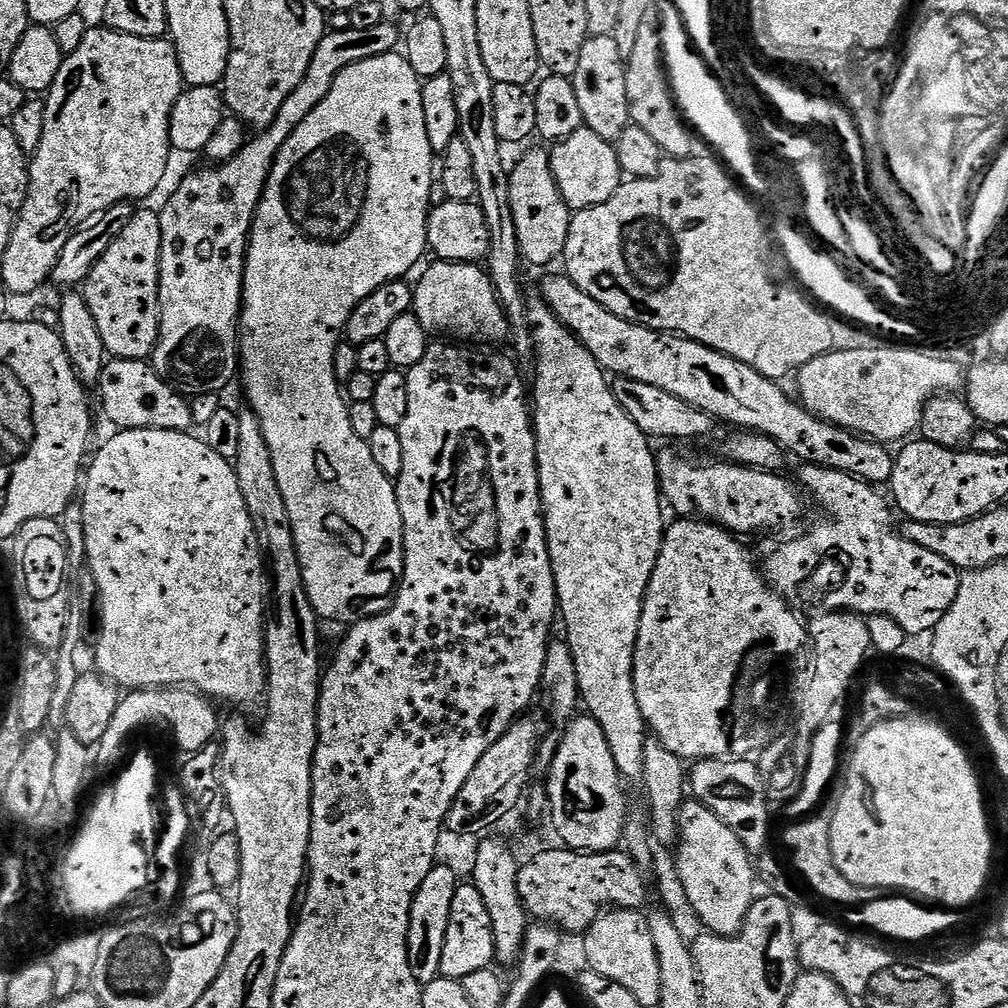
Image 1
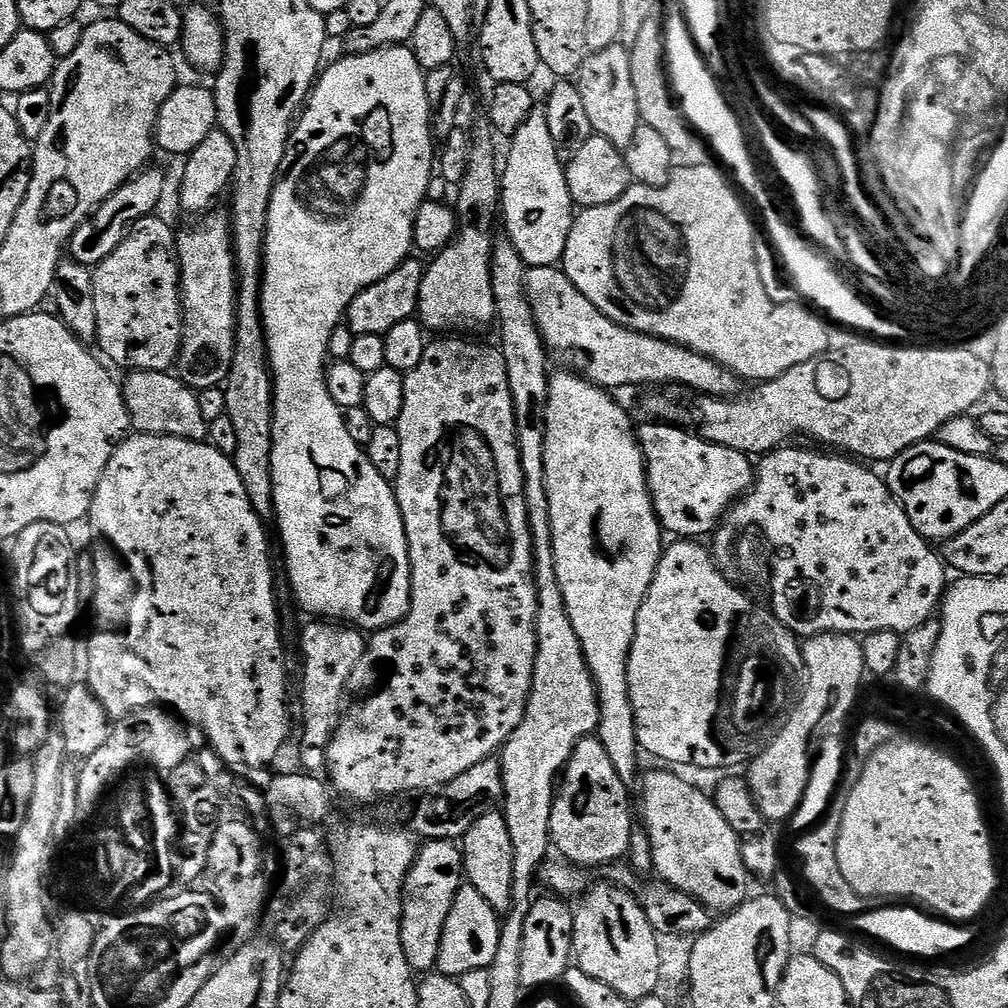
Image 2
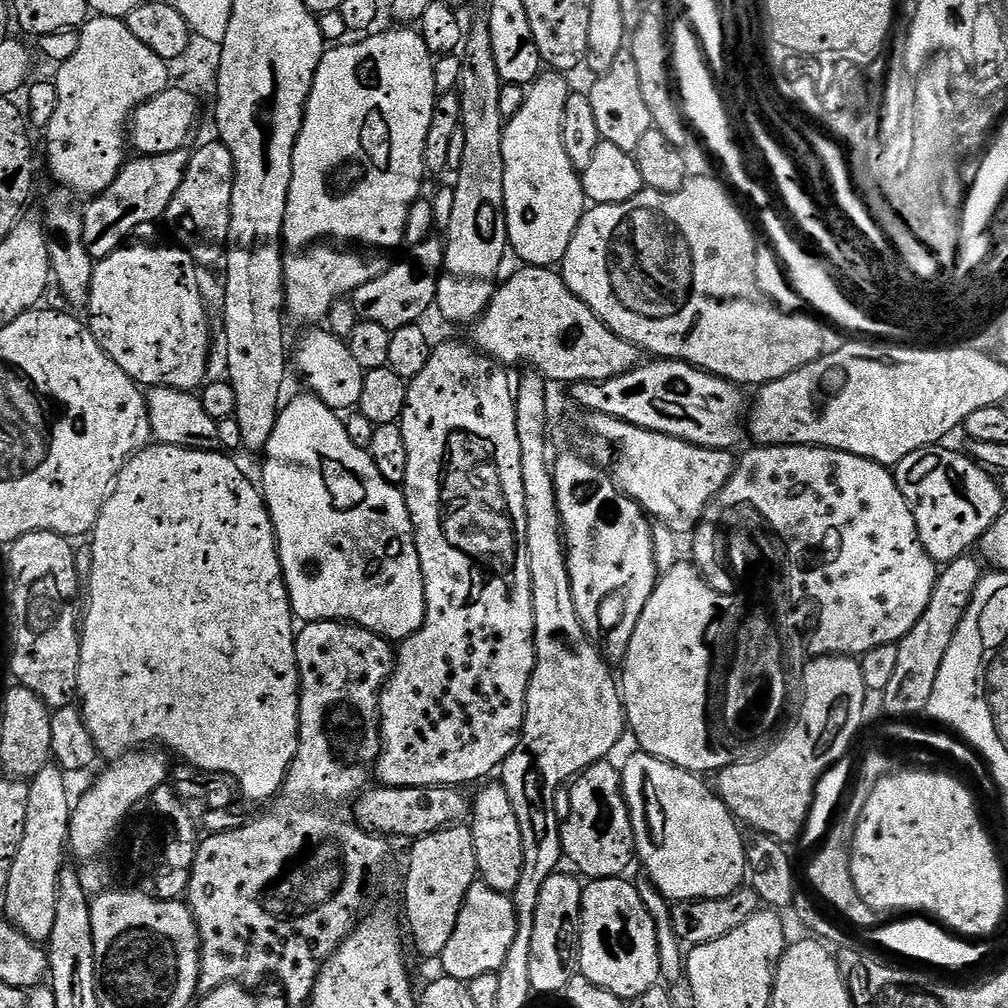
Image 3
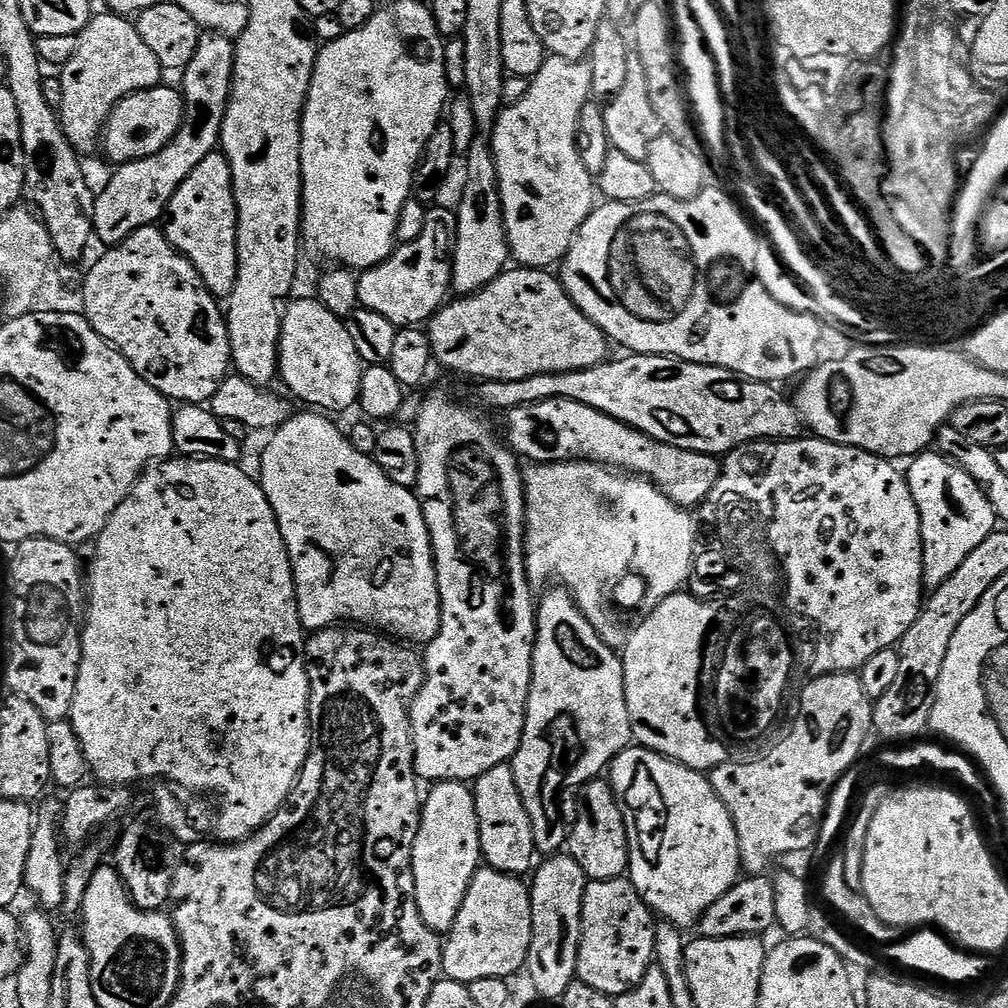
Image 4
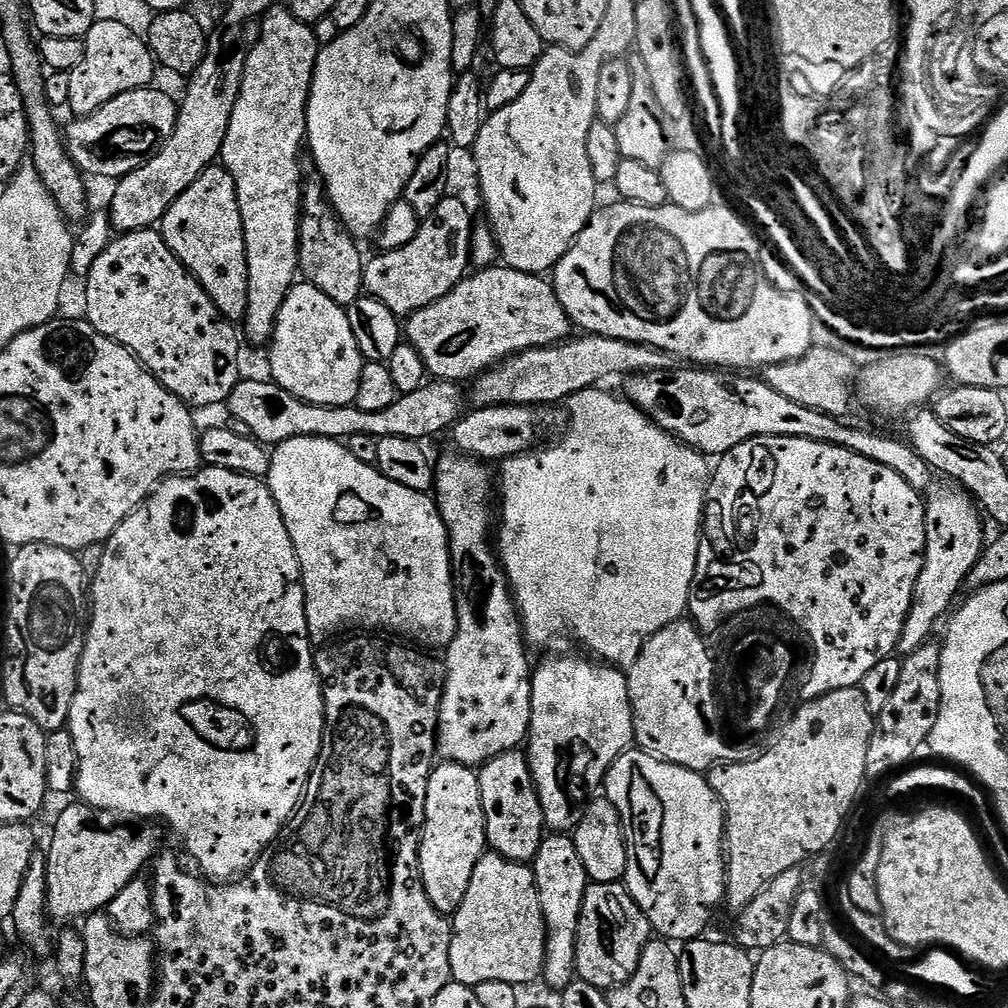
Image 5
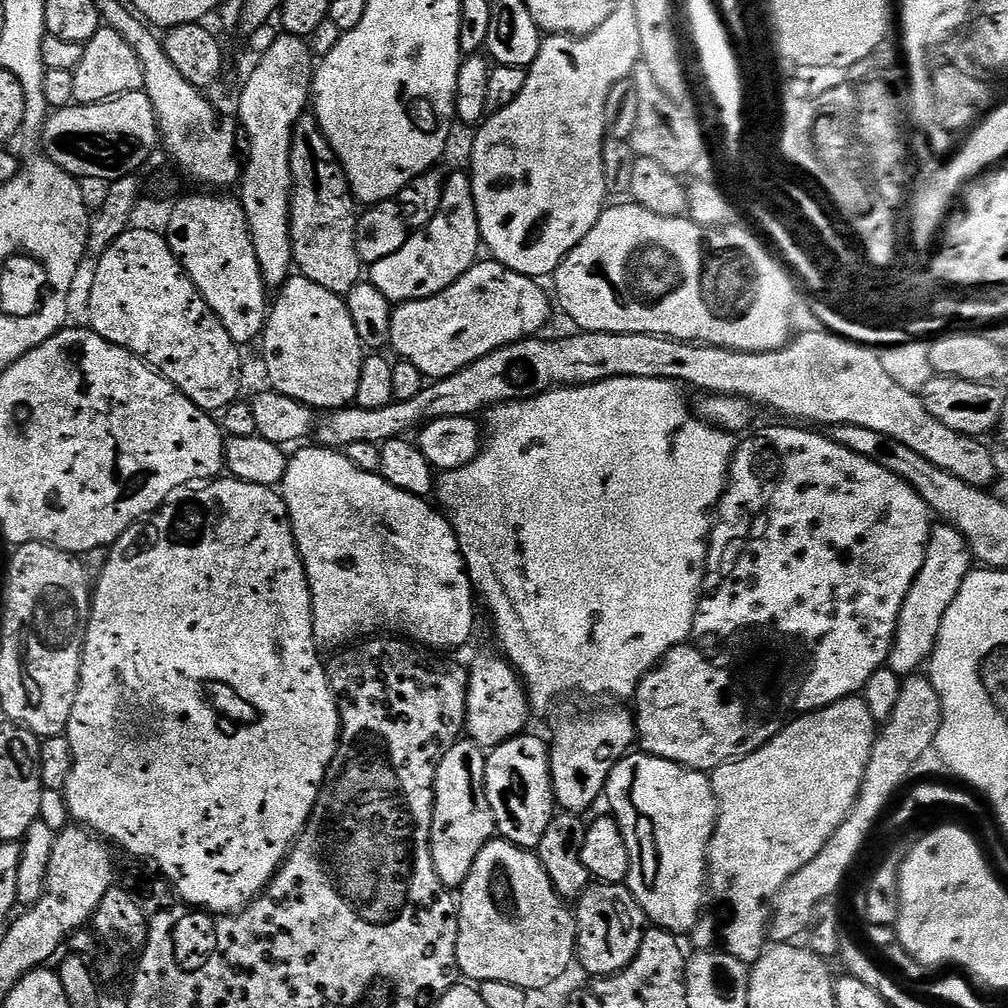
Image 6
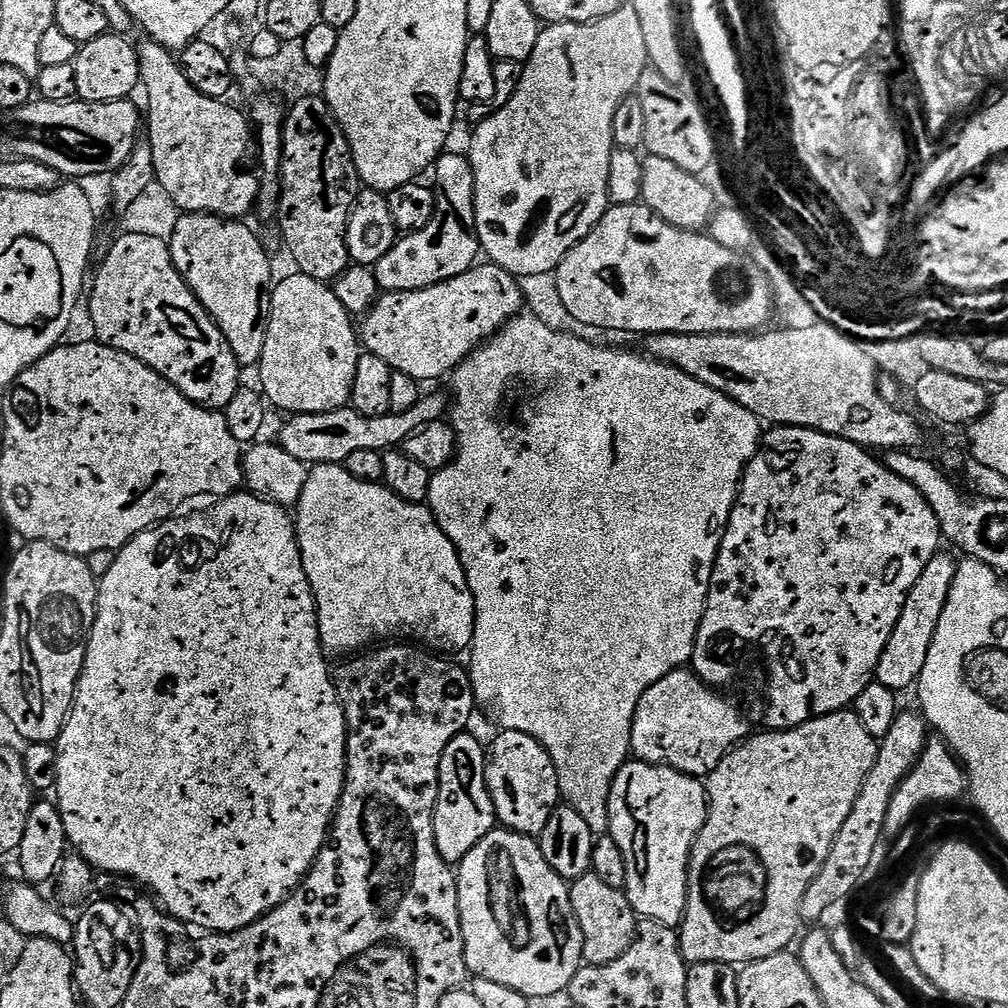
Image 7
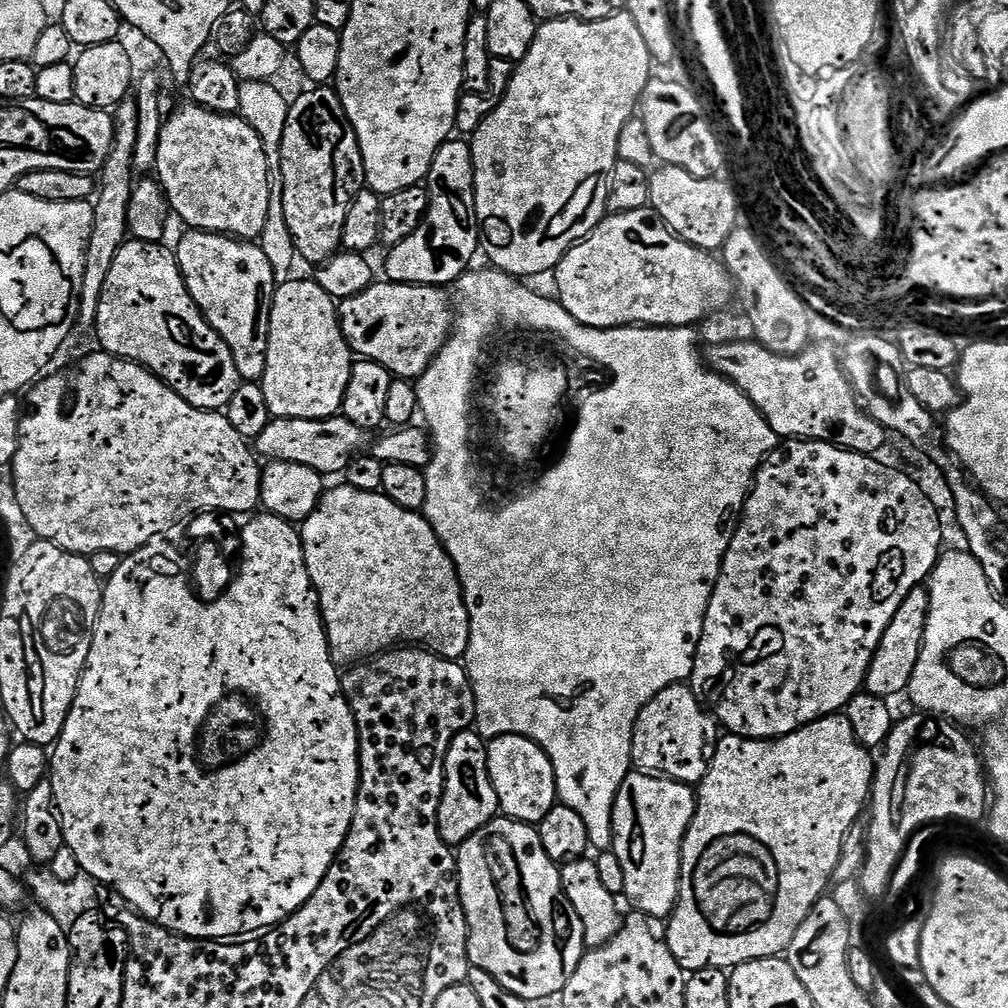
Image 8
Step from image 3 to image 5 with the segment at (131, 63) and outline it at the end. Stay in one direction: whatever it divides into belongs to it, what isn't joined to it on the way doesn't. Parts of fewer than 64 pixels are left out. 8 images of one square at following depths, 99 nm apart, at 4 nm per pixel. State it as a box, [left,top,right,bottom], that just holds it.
[68,20,158,117]

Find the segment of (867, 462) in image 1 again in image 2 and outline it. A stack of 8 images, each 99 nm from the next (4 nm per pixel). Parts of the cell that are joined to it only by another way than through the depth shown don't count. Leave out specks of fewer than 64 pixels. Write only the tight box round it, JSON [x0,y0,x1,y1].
[526,267,738,398]

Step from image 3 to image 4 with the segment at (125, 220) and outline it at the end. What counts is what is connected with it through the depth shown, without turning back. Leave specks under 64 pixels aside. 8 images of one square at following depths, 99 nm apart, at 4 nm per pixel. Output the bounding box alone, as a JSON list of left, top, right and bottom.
[93,32,235,246]

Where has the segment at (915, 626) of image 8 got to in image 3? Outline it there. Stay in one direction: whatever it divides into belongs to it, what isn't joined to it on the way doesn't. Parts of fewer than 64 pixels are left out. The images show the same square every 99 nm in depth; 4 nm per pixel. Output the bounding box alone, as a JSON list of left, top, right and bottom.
[894,444,1006,566]

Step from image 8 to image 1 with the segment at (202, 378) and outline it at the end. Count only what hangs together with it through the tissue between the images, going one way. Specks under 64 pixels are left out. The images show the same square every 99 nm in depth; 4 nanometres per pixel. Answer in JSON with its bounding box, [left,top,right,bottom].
[82,211,162,360]

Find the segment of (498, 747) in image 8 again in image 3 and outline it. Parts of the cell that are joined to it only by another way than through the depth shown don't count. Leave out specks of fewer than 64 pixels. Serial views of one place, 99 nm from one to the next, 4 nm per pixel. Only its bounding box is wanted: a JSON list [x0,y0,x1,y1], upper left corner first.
[470,783,524,894]

